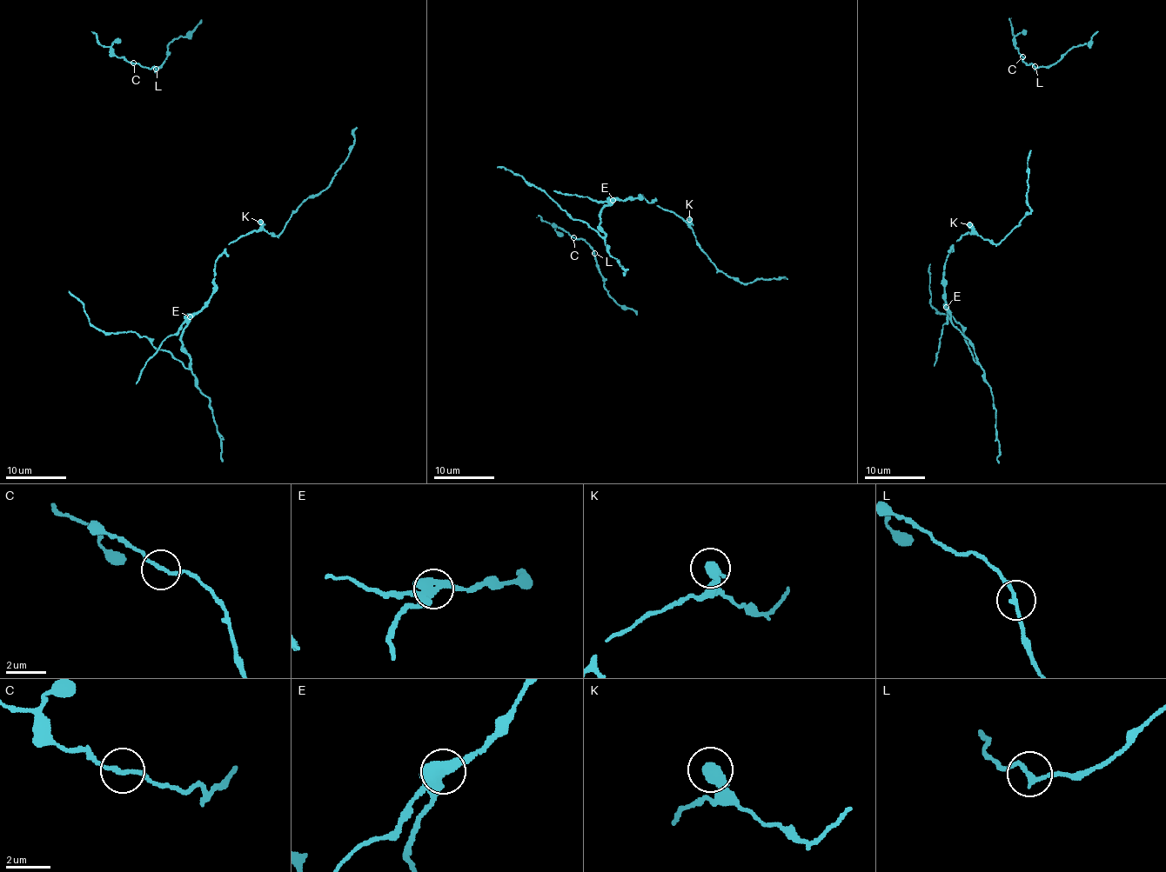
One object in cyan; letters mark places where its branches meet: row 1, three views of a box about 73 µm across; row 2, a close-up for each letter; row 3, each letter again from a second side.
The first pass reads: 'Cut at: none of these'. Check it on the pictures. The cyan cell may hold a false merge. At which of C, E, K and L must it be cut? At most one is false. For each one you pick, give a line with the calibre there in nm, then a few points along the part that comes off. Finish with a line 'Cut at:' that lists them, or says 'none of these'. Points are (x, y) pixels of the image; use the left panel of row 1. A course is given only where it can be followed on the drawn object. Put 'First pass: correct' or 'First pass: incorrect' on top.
First pass: incorrect
E: Thickness 480 nm. Course of the part to remove: (190, 316), (180, 340), (190, 356), (186, 368), (134, 331), (103, 334), (94, 327), (83, 304), (68, 291)
Cut at: E

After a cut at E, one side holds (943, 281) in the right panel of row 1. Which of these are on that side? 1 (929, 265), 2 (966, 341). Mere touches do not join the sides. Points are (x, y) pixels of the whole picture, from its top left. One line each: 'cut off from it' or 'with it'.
1: cut off from it
2: cut off from it

